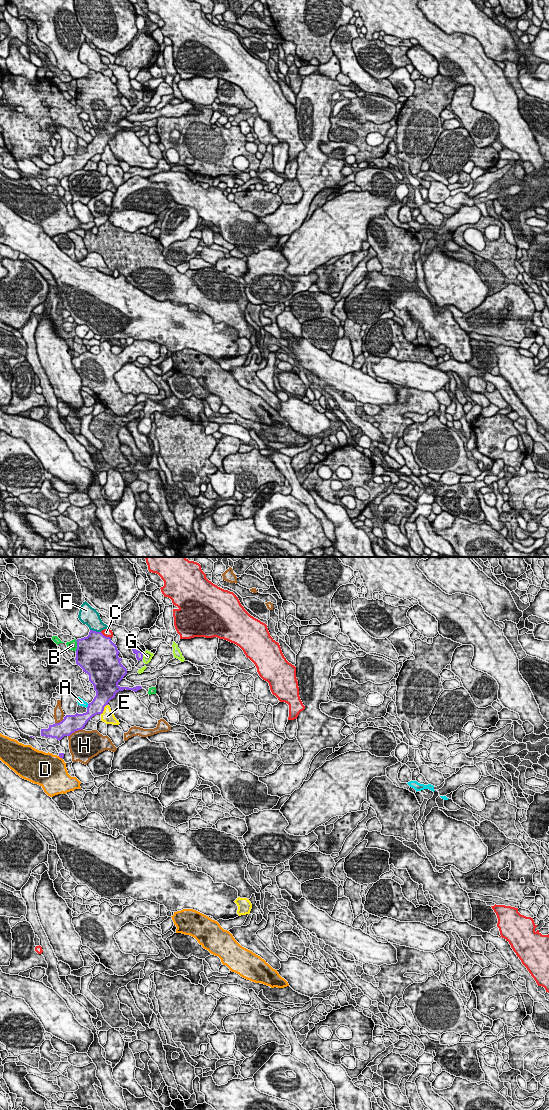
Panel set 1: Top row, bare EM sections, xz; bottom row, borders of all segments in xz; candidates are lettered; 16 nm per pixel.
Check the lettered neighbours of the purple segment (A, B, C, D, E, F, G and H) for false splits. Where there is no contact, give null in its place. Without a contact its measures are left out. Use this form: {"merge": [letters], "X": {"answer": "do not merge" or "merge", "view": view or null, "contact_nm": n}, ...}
{"merge": [], "A": {"answer": "do not merge", "view": "xz", "contact_nm": 70}, "B": {"answer": "do not merge", "view": "xz", "contact_nm": 180}, "C": {"answer": "do not merge", "view": "xz", "contact_nm": 200}, "D": {"answer": "do not merge", "view": "xz", "contact_nm": 100}, "E": {"answer": "do not merge", "view": "xz", "contact_nm": 200}, "F": {"answer": "do not merge", "view": "xz", "contact_nm": 180}, "G": {"answer": "do not merge", "view": "xz", "contact_nm": 120}, "H": {"answer": "do not merge", "view": "xz", "contact_nm": 280}}

